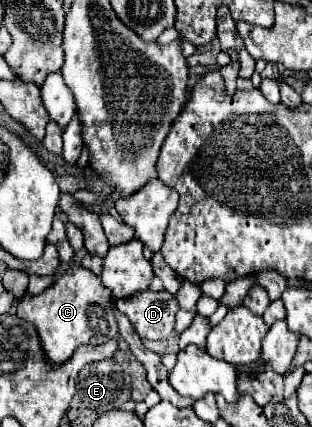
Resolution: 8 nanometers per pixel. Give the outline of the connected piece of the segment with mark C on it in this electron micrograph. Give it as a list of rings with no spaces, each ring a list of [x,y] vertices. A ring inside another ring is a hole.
[[[70,262],[68,270],[56,284],[40,294],[24,294],[18,304],[18,316],[32,322],[44,342],[44,352],[54,364],[66,362],[82,344],[104,344],[118,336],[118,324],[112,308],[112,292],[102,286],[100,278],[82,264]]]

